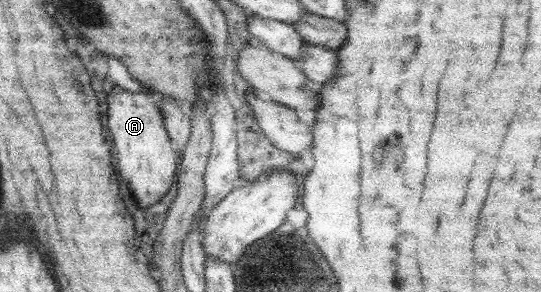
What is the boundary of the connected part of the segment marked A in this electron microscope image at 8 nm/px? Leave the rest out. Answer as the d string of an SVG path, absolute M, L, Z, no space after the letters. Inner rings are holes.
M113 85L106 97L106 127L113 141L111 151L117 157L115 172L126 183L136 205L146 211L151 205L158 204L174 181L179 152L188 139L191 120L170 97L162 96L160 109L154 106L149 92L144 90L130 93Z

